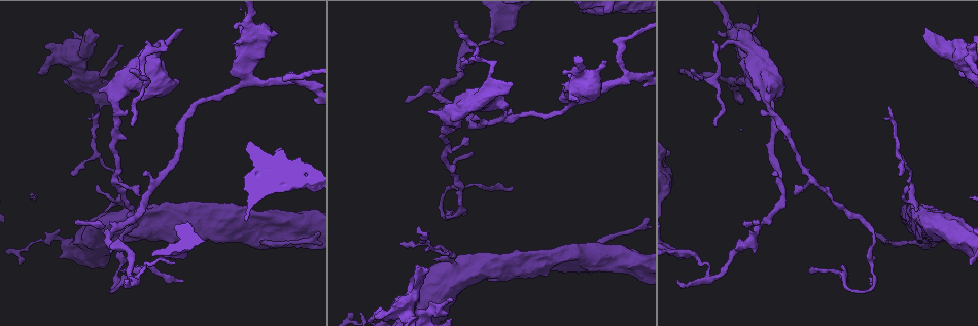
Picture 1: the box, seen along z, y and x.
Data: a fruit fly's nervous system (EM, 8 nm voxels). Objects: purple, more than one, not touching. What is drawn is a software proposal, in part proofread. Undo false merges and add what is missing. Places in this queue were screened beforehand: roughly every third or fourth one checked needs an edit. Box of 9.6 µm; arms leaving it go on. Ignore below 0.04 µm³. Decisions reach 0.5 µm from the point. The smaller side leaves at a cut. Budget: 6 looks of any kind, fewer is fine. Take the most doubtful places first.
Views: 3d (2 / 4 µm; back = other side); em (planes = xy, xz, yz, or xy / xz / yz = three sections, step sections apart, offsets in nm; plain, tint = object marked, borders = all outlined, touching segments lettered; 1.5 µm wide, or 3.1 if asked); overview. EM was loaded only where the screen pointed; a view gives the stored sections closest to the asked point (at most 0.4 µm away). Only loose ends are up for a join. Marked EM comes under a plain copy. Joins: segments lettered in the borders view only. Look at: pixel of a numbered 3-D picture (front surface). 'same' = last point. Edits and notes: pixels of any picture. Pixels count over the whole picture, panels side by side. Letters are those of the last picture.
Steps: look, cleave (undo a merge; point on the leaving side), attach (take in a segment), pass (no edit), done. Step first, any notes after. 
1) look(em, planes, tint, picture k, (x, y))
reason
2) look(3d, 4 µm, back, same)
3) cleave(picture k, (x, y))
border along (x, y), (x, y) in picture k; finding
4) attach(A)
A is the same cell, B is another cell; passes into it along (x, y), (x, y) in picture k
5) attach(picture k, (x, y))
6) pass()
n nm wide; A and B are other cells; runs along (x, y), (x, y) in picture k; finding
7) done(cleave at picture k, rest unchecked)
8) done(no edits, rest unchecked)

look(3d, 2 µm, back, picture 1, (428, 272))
free end

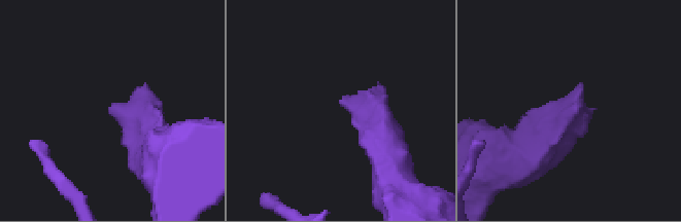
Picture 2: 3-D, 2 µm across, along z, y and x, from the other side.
look(em, planes, borders, picture 2, (112, 114))
shape alone is not enough

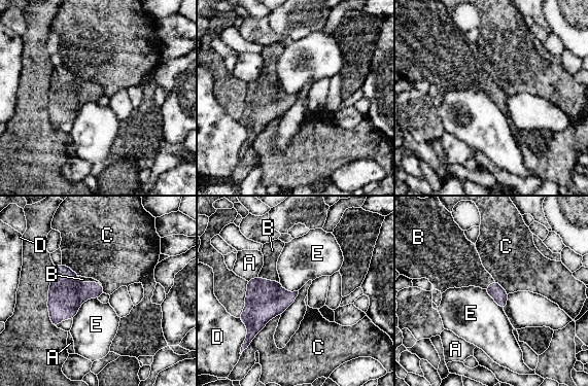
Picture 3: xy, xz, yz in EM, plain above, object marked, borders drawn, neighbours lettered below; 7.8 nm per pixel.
attach(B)
B is the same cell, A, C, D and E are other cells; the neuron continues

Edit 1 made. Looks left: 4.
look(em, planes, borders, picture 1, (181, 29))
free end

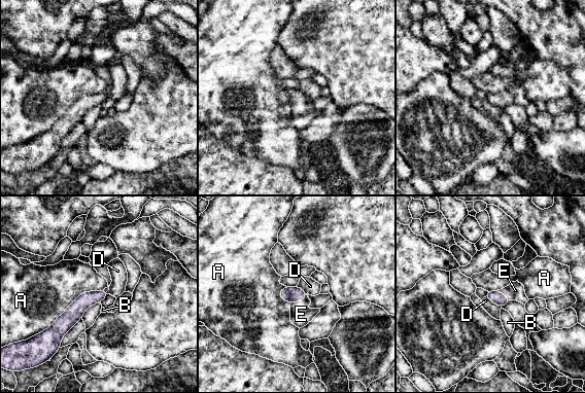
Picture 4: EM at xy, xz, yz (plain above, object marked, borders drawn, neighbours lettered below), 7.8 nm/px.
attach(E)
E is the same cell, A, B and D are other cells; passes into it along (290, 294), (299, 300), (301, 314) in picture 4; it goes on there

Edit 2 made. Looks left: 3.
done(attach at picture 3, attach at picture 4, rest unchecked)

